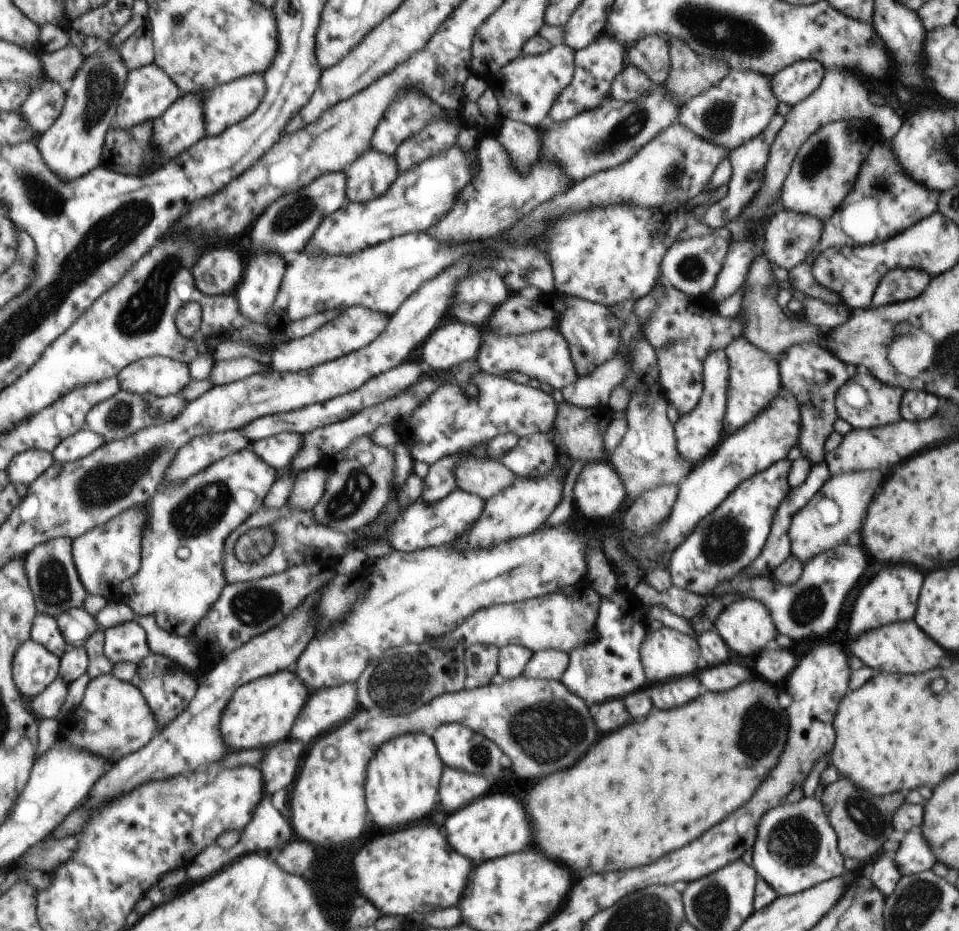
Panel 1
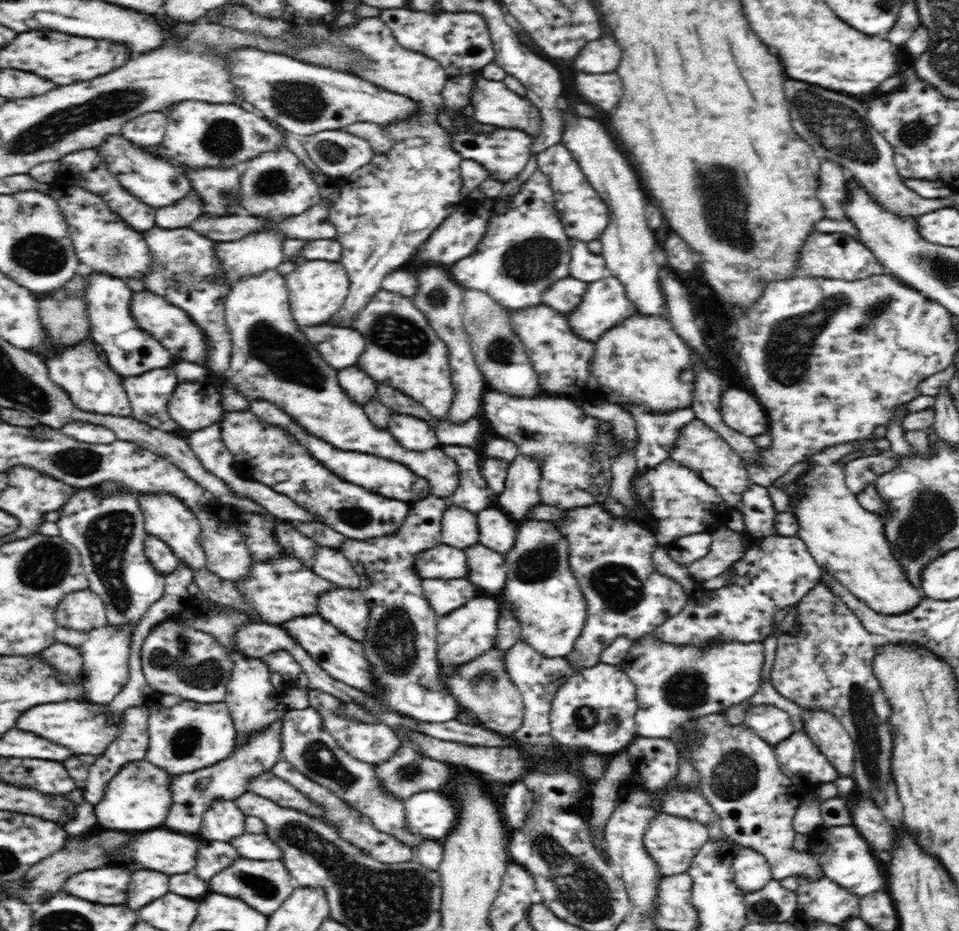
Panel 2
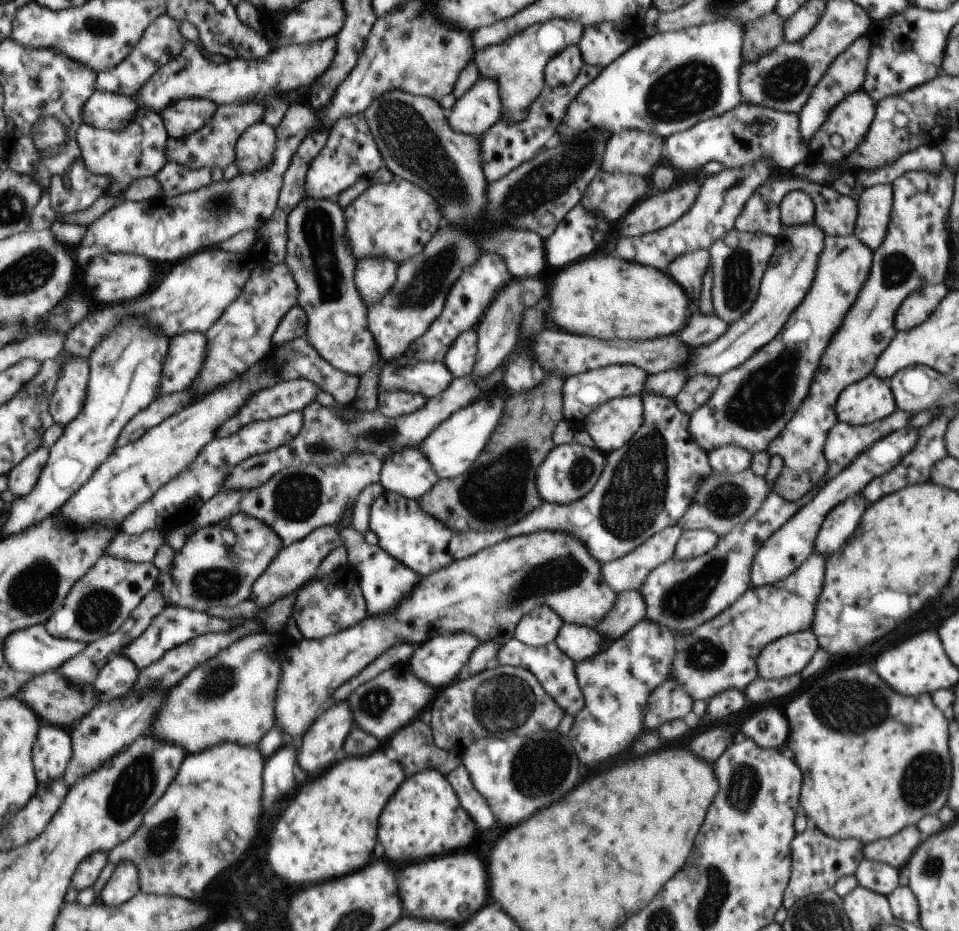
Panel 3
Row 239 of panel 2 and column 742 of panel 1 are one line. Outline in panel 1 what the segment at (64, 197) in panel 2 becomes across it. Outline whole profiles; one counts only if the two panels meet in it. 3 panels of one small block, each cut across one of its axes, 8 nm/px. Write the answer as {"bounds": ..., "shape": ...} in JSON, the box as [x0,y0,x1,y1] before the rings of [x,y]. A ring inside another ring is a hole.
{"bounds":[678,70,778,152],"shape":[[[731,70],[720,84],[683,104],[678,120],[702,140],[714,142],[732,152],[766,130],[777,113],[778,104],[768,76],[752,71]]]}

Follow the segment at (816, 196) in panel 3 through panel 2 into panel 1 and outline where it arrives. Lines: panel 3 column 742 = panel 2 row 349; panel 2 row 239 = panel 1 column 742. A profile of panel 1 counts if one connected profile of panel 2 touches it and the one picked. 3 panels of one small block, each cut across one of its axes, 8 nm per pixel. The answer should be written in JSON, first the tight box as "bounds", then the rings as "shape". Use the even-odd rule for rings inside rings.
{"bounds":[703,113,785,228],"shape":[[[776,113],[762,134],[759,134],[756,138],[752,138],[750,142],[742,144],[742,146],[739,146],[736,150],[729,152],[728,158],[732,166],[732,176],[730,182],[728,182],[728,192],[721,200],[713,203],[706,211],[706,214],[704,214],[703,222],[706,223],[709,228],[724,228],[724,226],[728,226],[732,220],[736,220],[736,218],[740,216],[740,212],[742,212],[742,210],[750,204],[750,200],[756,196],[756,192],[762,188],[764,166],[766,166],[766,162],[768,162],[770,148],[772,148],[772,144],[774,144],[774,139],[778,136],[778,132],[780,132],[782,126],[784,126],[784,120],[785,117]]]}

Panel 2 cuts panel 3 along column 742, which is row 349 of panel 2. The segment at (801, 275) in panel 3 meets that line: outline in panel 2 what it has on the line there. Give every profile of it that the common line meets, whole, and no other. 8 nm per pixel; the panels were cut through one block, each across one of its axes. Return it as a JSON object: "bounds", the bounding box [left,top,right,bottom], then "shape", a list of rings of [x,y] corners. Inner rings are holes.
{"bounds":[303,322,366,370],"shape":[[[330,322],[316,328],[304,328],[303,333],[314,344],[324,362],[336,370],[356,365],[362,356],[360,352],[364,352],[366,346],[362,334],[352,328],[332,326]]]}

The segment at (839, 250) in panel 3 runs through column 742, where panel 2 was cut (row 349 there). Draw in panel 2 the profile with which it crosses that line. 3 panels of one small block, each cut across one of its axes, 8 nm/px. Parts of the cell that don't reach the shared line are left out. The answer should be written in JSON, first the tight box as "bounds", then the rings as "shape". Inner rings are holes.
{"bounds":[352,288,454,420],"shape":[[[381,288],[370,299],[370,302],[356,314],[356,318],[352,320],[352,328],[356,328],[364,336],[365,344],[368,346],[355,365],[358,369],[364,370],[364,373],[368,372],[368,375],[372,376],[377,384],[386,383],[419,402],[436,420],[447,417],[448,410],[452,406],[452,398],[454,398],[454,385],[452,385],[451,369],[448,362],[448,347],[436,334],[424,315],[424,311],[414,306],[411,297],[404,297]]]}

